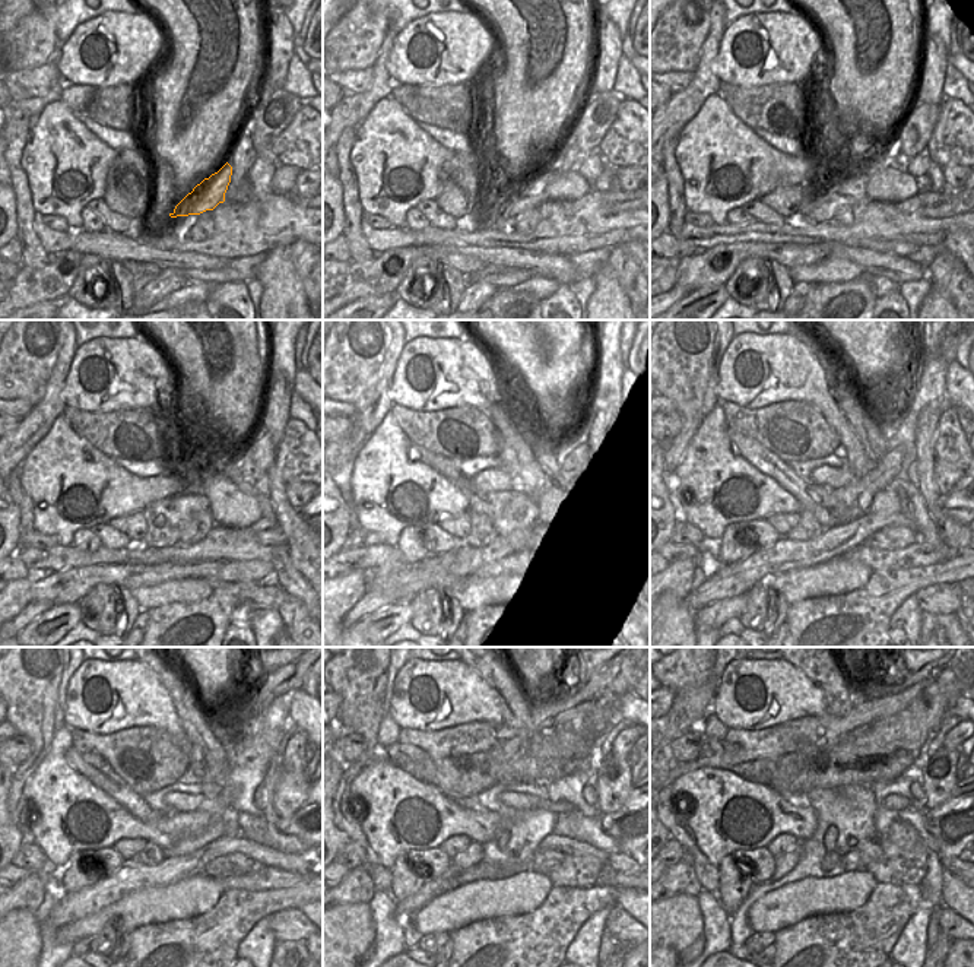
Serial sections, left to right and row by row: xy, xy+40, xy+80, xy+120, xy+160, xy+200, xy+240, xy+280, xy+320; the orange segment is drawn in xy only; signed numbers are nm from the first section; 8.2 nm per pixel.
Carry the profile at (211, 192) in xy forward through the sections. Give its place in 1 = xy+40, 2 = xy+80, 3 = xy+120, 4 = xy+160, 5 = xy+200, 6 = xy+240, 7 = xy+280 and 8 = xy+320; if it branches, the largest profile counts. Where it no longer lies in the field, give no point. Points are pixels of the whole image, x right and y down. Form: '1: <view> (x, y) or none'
1: xy+40 (489, 205)
2: xy+80 (821, 200)
3: xy+120 (165, 528)
4: xy+160 (484, 507)
5: xy+200 (809, 495)
6: xy+240 (94, 767)
7: xy+280 (409, 758)
8: xy+320 (735, 758)

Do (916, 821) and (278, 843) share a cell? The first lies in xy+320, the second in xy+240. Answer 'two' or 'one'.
one

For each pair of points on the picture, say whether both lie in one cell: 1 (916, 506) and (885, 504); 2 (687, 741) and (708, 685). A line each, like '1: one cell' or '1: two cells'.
1: two cells
2: two cells

